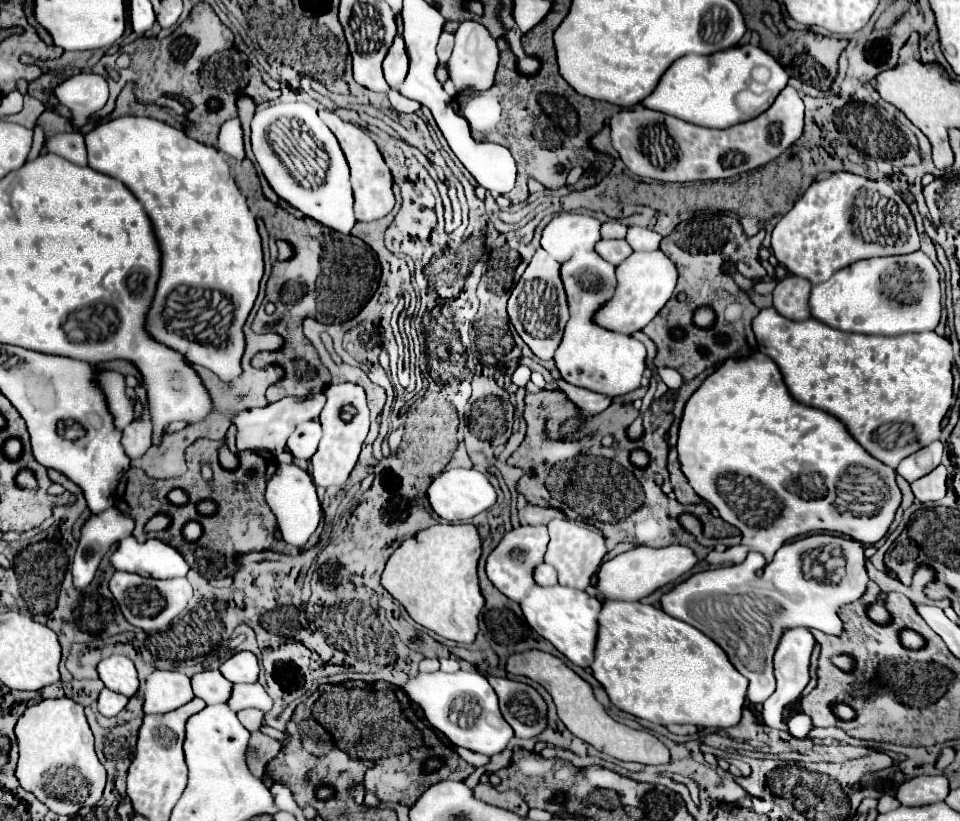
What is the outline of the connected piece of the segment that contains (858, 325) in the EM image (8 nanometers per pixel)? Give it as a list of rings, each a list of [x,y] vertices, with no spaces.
[[[923,251],[909,253],[905,257],[857,261],[845,269],[839,269],[829,281],[813,285],[809,309],[813,319],[839,331],[869,335],[933,331],[941,315],[939,271]]]

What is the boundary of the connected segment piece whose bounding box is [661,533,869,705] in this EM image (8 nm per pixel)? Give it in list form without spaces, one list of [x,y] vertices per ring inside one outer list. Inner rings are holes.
[[[821,533],[821,535],[809,535],[809,537],[801,537],[801,539],[785,543],[775,553],[771,563],[766,563],[761,553],[750,552],[745,561],[739,565],[729,565],[729,567],[695,573],[687,581],[679,583],[675,589],[665,593],[661,597],[661,607],[671,617],[693,625],[695,629],[699,629],[701,633],[711,637],[727,653],[729,661],[735,665],[735,669],[749,679],[749,689],[747,689],[749,701],[753,705],[761,705],[775,691],[773,655],[777,649],[777,637],[785,629],[793,629],[793,627],[813,627],[813,629],[819,629],[829,635],[841,635],[843,623],[837,613],[839,613],[841,605],[853,603],[865,593],[867,581],[869,581],[869,577],[865,571],[863,545],[853,539]],[[829,543],[839,545],[841,553],[845,553],[847,577],[843,577],[841,582],[835,585],[814,581],[814,579],[806,580],[802,573],[803,553],[807,549],[819,549],[821,545],[829,545]],[[707,597],[717,597],[719,603],[723,599],[727,599],[727,603],[731,603],[729,611],[757,615],[755,621],[749,625],[751,637],[747,639],[747,645],[729,645],[729,633],[721,633],[721,629],[717,629],[717,625],[709,625],[709,621],[697,621],[697,617],[689,617],[689,613],[709,613],[707,607],[709,609],[713,607],[713,599],[707,599]]]

